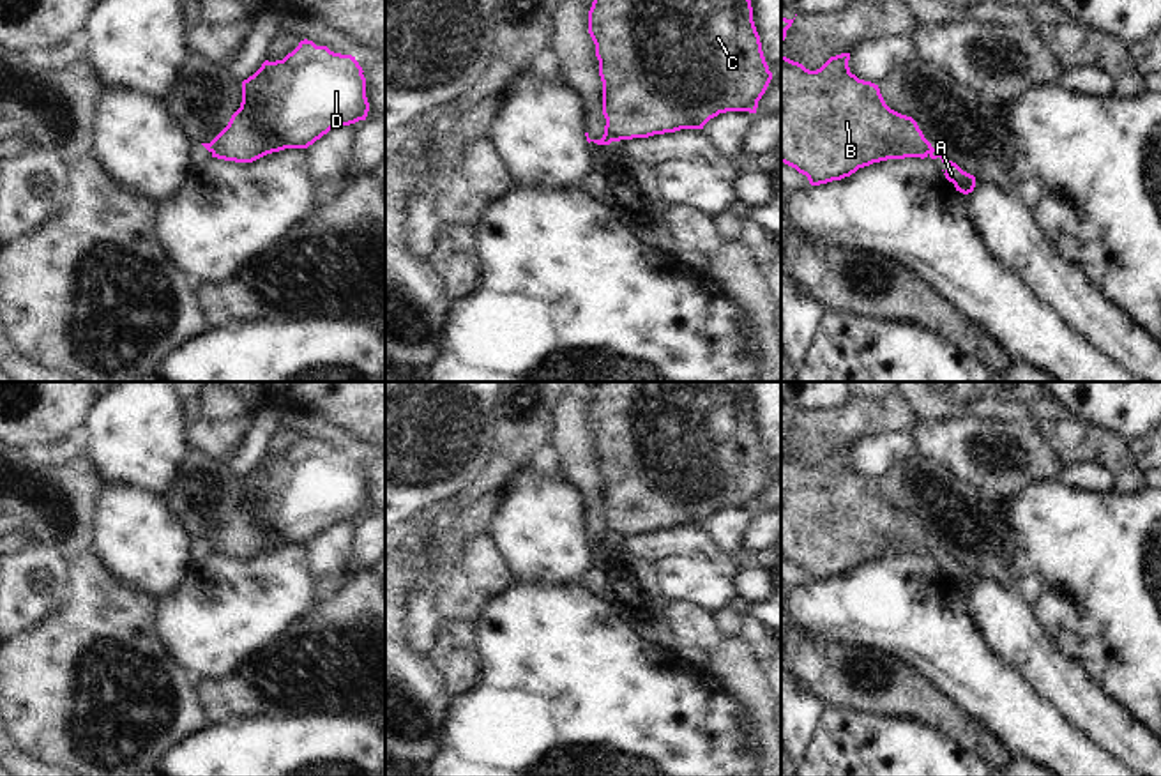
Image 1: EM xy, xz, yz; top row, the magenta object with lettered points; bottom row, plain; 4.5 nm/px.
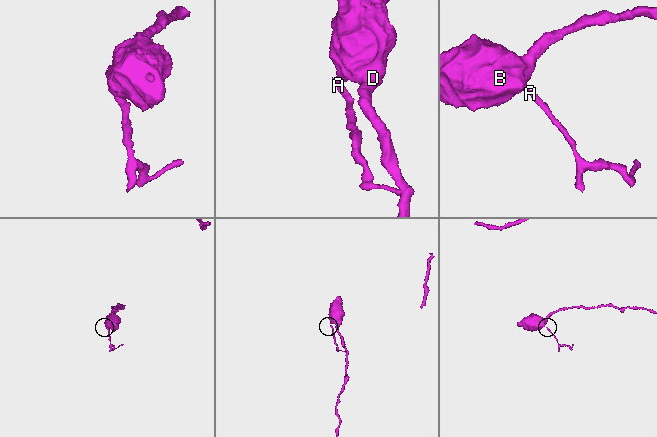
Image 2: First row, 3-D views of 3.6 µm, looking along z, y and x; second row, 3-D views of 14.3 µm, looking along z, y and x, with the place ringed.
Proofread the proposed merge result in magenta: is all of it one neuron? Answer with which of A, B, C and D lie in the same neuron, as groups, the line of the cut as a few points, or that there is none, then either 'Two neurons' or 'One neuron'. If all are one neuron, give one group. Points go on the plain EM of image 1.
Groups: A / B C D. Split along xz (605, 522), (614, 536). Two neurons

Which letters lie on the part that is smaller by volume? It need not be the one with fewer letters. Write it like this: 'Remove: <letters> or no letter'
Remove: A

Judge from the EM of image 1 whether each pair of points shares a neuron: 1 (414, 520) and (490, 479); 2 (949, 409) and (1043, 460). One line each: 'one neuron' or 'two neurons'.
1: one neuron
2: two neurons

